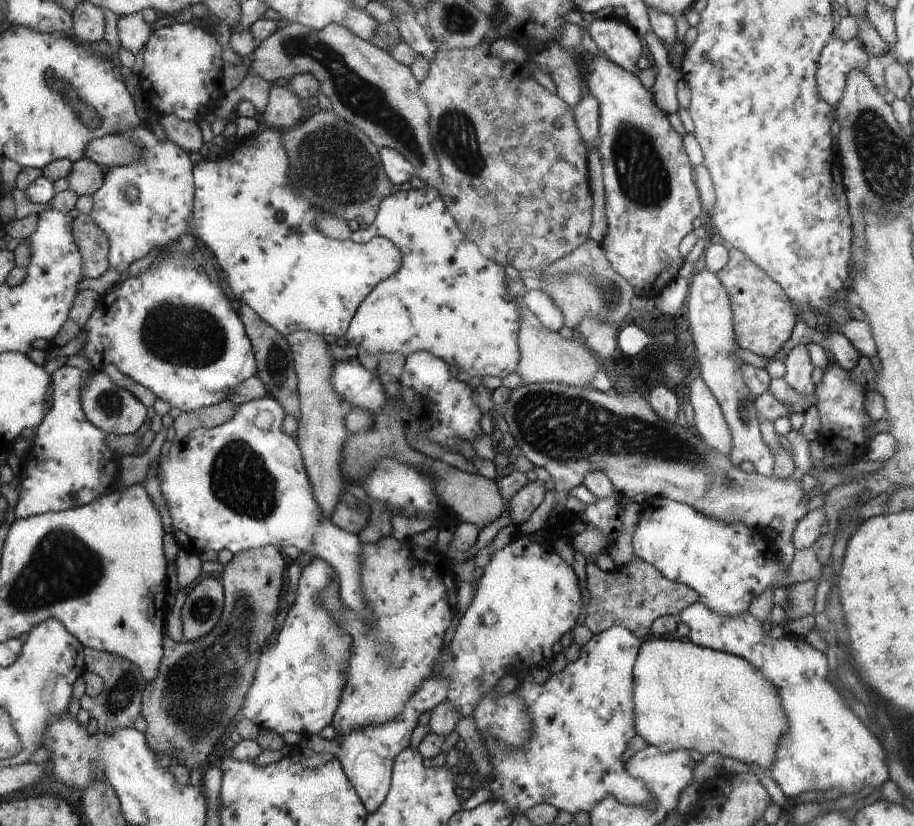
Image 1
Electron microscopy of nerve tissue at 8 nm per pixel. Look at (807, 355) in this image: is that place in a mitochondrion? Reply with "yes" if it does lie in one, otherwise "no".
no

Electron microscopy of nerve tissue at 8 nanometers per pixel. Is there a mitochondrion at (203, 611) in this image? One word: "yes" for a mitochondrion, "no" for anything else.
yes

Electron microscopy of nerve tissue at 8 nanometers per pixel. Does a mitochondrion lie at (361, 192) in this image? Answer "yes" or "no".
yes

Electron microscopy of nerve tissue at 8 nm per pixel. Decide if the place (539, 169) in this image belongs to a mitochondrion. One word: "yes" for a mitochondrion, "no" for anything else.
no

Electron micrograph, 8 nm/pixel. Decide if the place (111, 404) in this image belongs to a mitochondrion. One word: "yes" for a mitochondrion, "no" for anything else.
yes

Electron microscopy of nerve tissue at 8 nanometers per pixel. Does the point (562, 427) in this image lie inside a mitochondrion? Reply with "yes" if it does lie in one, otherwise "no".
yes

